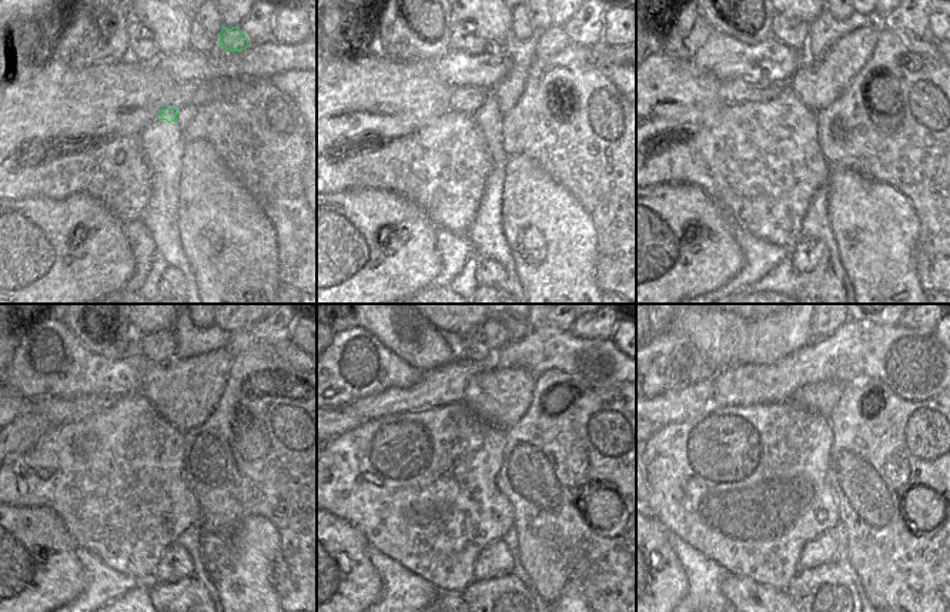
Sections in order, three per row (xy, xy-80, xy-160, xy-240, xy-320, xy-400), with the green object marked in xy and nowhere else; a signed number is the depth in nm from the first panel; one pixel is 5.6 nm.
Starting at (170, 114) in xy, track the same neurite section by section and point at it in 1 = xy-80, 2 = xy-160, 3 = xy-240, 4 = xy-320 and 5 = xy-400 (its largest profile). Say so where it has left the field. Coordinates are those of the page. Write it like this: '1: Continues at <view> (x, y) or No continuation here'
1: Continues at xy-80 (489, 114)
2: Continues at xy-160 (818, 83)
3: Continues at xy-240 (184, 393)
4: Continues at xy-320 (499, 398)
5: Continues at xy-400 (820, 397)

